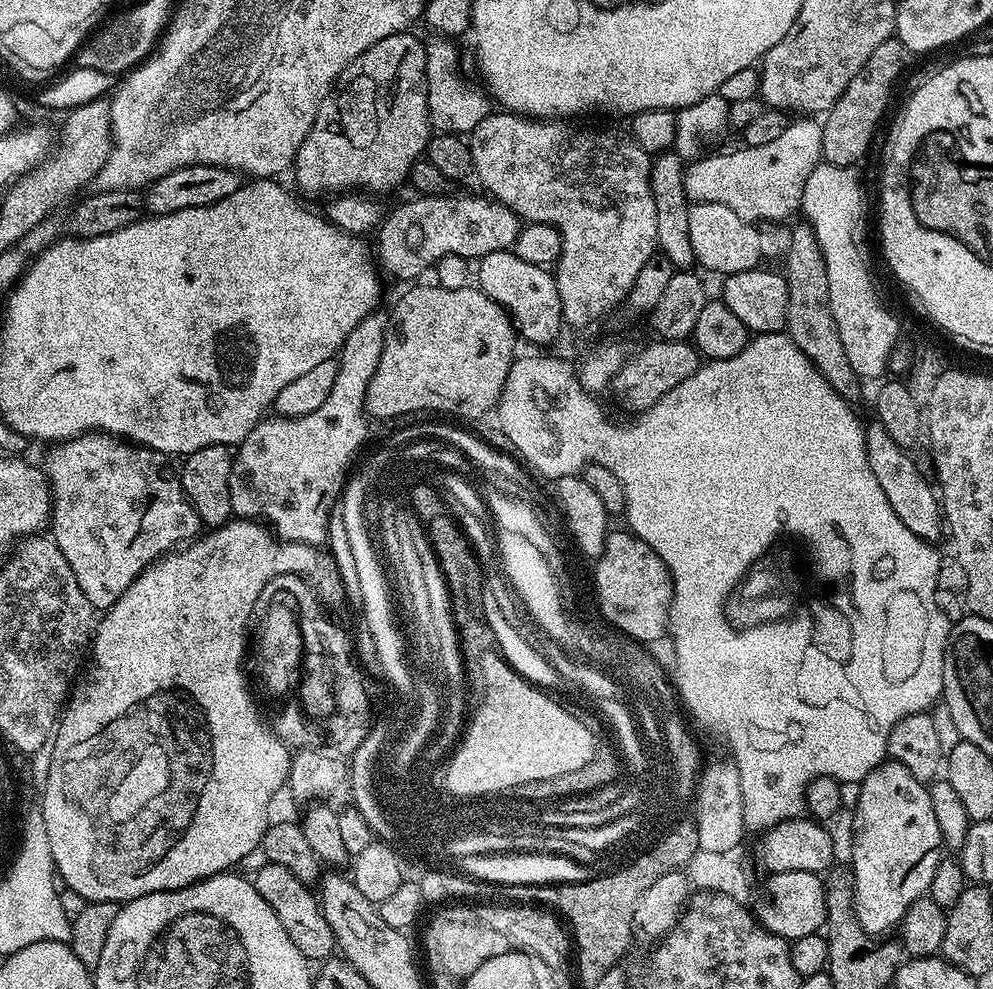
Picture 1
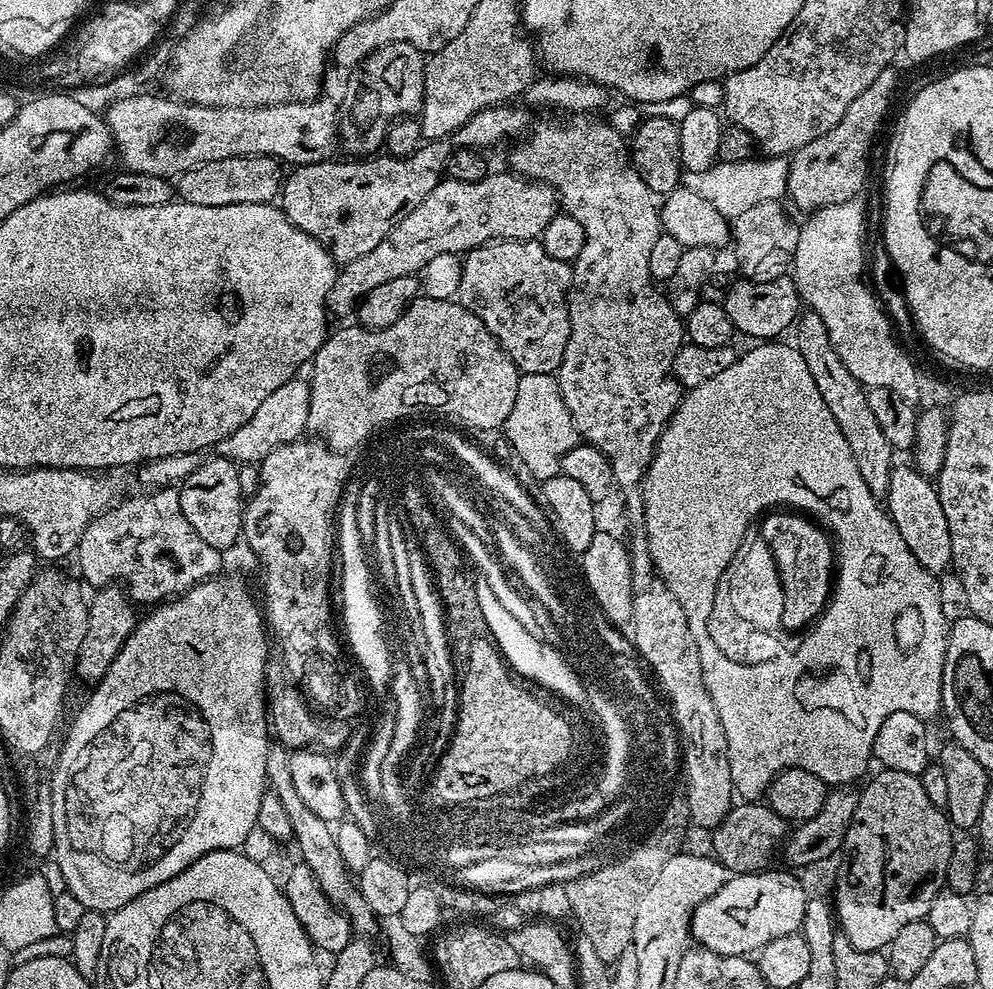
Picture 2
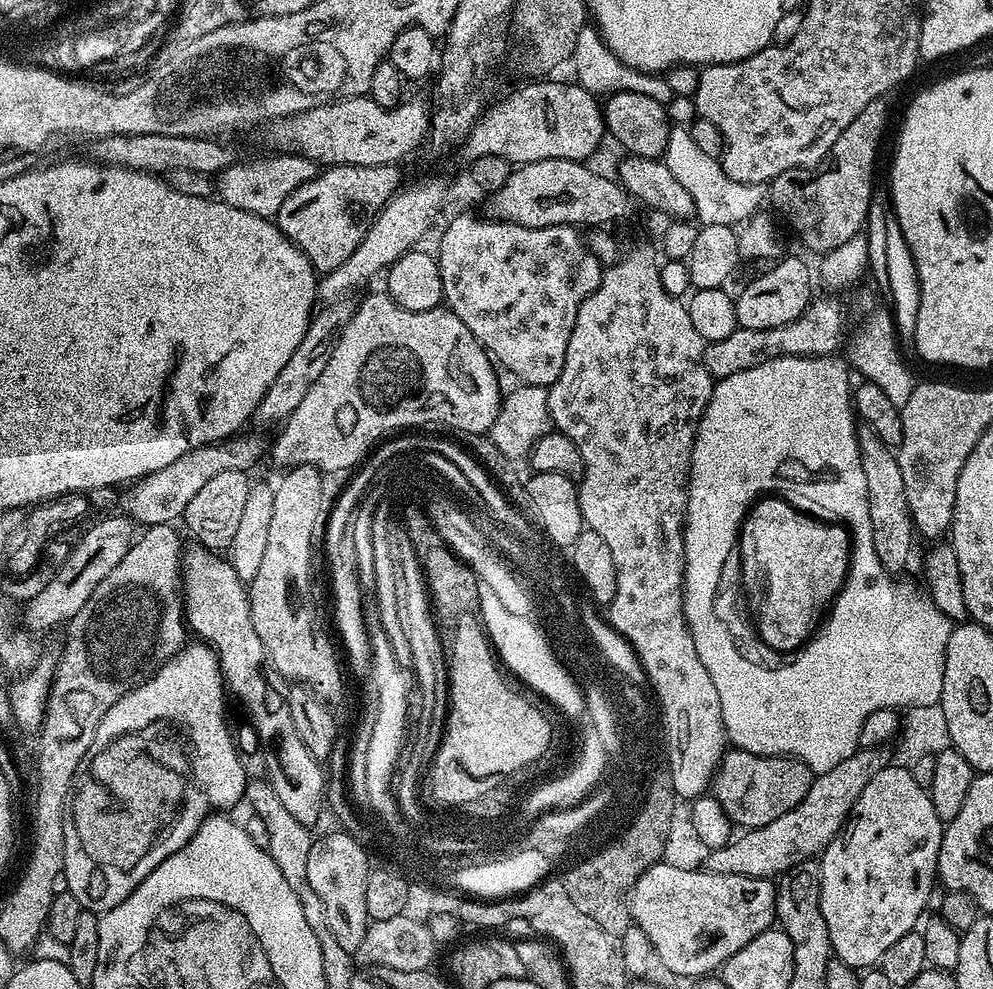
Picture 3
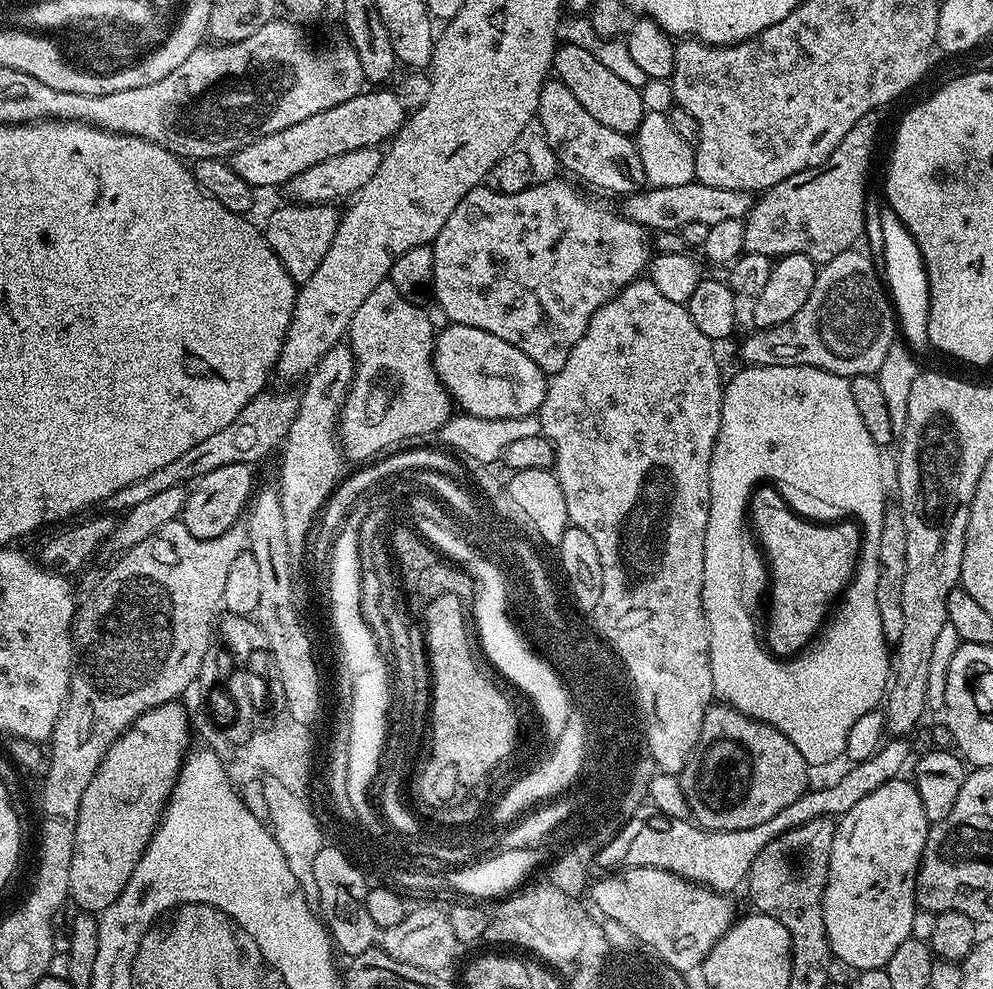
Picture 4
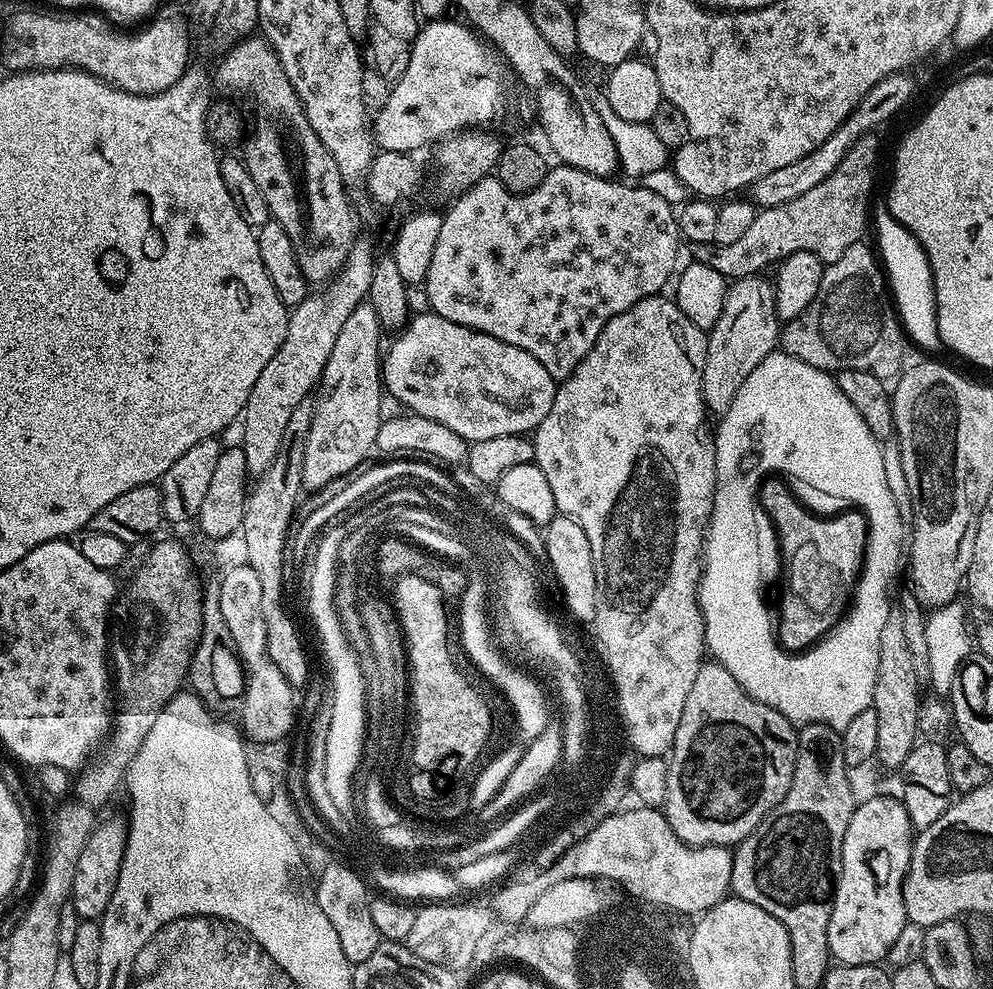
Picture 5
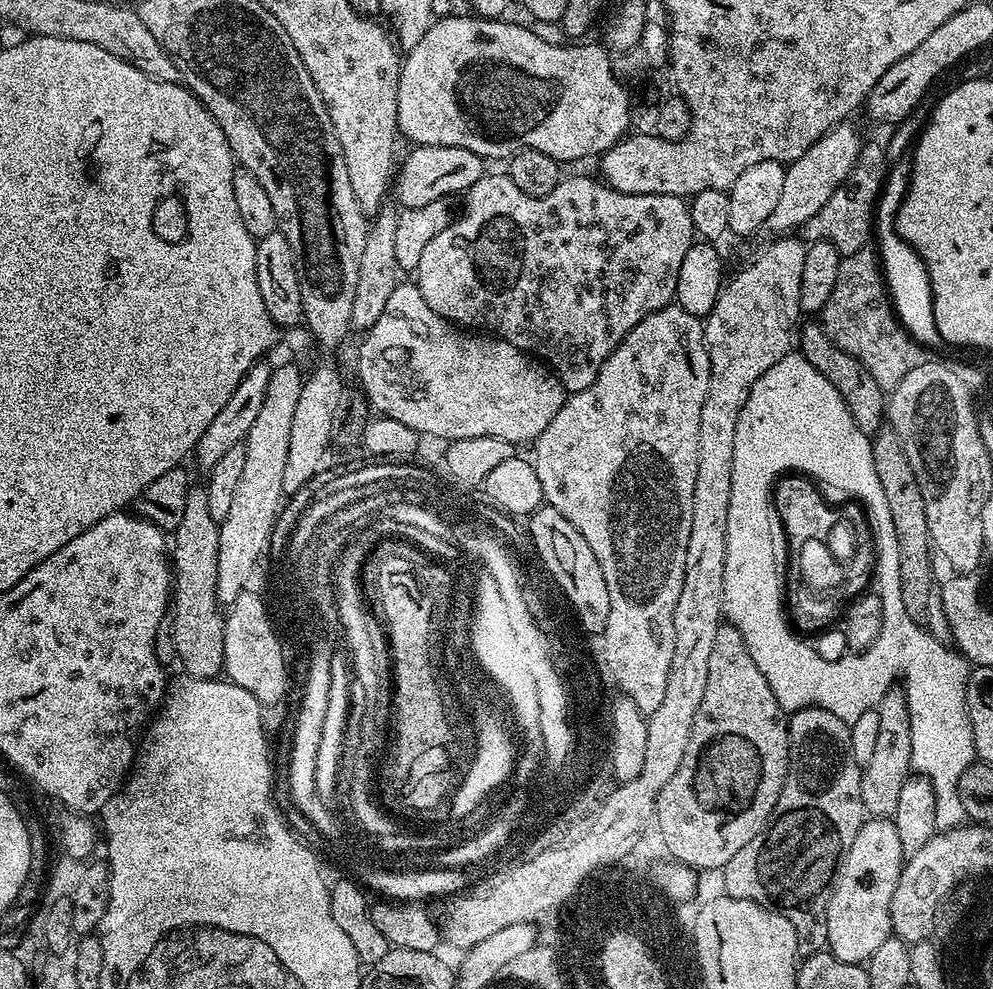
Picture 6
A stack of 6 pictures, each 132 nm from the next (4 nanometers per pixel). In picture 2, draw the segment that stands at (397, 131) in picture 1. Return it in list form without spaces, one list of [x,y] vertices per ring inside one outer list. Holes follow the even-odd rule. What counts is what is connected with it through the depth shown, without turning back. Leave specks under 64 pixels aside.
[[[387,44],[356,65],[351,73],[352,116],[341,115],[338,120],[338,140],[349,157],[364,158],[375,153],[385,143],[385,122],[419,113],[424,101],[425,63],[425,57],[414,46]]]

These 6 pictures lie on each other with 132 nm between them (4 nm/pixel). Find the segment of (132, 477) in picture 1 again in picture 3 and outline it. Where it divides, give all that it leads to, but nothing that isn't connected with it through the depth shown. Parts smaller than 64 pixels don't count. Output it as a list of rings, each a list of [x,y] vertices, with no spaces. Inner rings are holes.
[[[199,546],[185,551],[182,556],[182,599],[184,602],[184,617],[189,629],[197,632],[199,639],[217,653],[220,662],[220,670],[224,676],[224,682],[229,690],[240,700],[243,711],[248,715],[252,708],[256,708],[256,700],[260,704],[270,701],[270,692],[262,672],[268,655],[262,646],[262,638],[254,631],[254,622],[250,618],[250,602],[246,591],[245,581],[238,578],[231,560],[221,558],[219,560],[215,551]]]

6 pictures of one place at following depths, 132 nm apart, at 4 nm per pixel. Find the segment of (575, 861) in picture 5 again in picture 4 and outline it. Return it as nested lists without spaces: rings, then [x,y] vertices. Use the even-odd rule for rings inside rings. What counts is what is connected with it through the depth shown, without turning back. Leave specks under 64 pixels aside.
[[[891,737],[871,758],[851,765],[850,770],[840,780],[826,788],[809,789],[800,795],[797,801],[761,825],[752,826],[747,830],[710,831],[689,819],[675,819],[672,828],[666,822],[658,822],[656,830],[638,820],[630,824],[622,836],[615,836],[606,843],[604,855],[606,854],[608,863],[614,863],[614,866],[620,868],[666,869],[667,872],[689,878],[692,883],[714,889],[715,892],[730,894],[739,885],[743,885],[759,851],[775,838],[813,821],[816,817],[844,815],[871,791],[892,779],[897,779],[903,773],[901,770],[910,756],[912,746],[909,742],[907,737]]]

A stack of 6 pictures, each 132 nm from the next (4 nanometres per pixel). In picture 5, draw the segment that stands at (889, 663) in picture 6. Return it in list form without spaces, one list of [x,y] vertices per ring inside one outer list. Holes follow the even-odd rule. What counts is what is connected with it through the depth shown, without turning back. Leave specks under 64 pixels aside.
[[[782,350],[771,352],[762,362],[758,362],[758,367],[742,382],[738,394],[734,394],[734,402],[730,404],[727,411],[722,414],[720,425],[714,428],[714,443],[716,446],[716,489],[714,490],[714,506],[712,507],[712,517],[708,519],[708,531],[704,541],[702,553],[702,575],[700,577],[700,591],[698,599],[700,601],[700,612],[704,616],[704,643],[711,659],[720,664],[758,702],[778,710],[794,726],[805,726],[808,724],[825,724],[837,730],[843,730],[850,726],[854,719],[854,714],[862,714],[864,708],[872,706],[872,695],[874,694],[874,678],[878,674],[878,642],[882,639],[882,628],[886,626],[886,618],[890,611],[888,605],[888,587],[892,584],[892,579],[896,576],[896,571],[901,571],[902,557],[906,552],[906,522],[902,514],[898,514],[898,502],[894,502],[894,494],[890,494],[890,486],[886,486],[886,473],[882,466],[882,447],[872,439],[870,430],[866,422],[862,422],[860,416],[850,406],[850,398],[838,390],[838,382],[831,372],[823,372]],[[779,474],[784,478],[791,478],[793,481],[801,480],[808,488],[813,488],[816,492],[821,492],[824,496],[833,496],[836,500],[845,500],[845,505],[855,506],[863,512],[868,521],[868,546],[864,550],[864,567],[857,579],[854,595],[850,600],[850,607],[847,609],[846,618],[841,619],[838,627],[829,633],[823,640],[812,645],[811,648],[798,653],[791,653],[780,646],[778,639],[778,628],[774,623],[774,612],[768,609],[768,587],[772,583],[777,583],[782,572],[782,561],[780,559],[780,546],[776,538],[776,529],[772,527],[772,519],[764,513],[764,507],[760,505],[760,484],[765,478]]]

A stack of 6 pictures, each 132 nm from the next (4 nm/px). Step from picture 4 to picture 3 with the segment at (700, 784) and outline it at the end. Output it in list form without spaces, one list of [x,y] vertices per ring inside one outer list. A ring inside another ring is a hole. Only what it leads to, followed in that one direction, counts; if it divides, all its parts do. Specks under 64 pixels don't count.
[[[728,750],[716,768],[710,792],[733,825],[747,830],[766,826],[766,822],[782,818],[786,810],[794,810],[794,806],[806,798],[813,779],[813,772],[801,760],[794,760],[790,756],[759,756]]]

